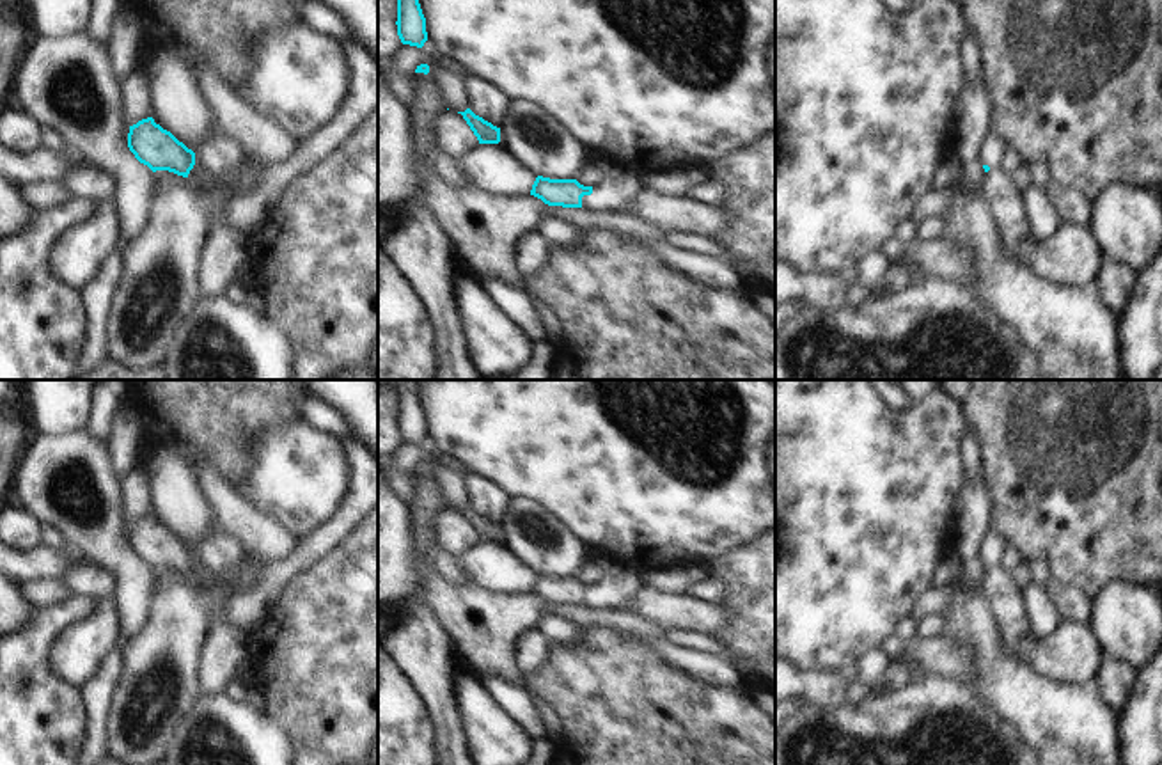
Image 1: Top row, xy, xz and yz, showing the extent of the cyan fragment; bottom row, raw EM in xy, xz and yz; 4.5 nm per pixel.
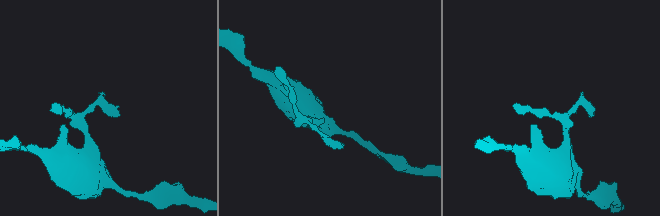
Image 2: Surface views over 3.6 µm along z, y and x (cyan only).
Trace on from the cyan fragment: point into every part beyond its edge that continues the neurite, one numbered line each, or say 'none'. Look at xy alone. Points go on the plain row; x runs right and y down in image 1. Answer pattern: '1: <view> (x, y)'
1: xy (219, 552)

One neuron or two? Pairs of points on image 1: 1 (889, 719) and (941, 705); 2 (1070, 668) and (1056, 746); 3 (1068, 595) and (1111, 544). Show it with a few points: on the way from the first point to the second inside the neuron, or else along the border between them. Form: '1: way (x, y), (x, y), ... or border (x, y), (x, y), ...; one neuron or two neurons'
1: way (902, 719), (916, 719), (928, 712); one neuron
2: border (1029, 664), (1042, 677), (1067, 684), (1093, 686); two neurons
3: border (1052, 577), (1079, 586), (1093, 597); two neurons

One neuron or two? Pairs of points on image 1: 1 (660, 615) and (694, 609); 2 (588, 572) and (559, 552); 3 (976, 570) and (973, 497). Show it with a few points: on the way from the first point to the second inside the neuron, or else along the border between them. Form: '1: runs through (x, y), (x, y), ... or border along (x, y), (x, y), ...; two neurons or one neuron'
1: runs through (669, 611), (685, 611); one neuron
2: border along (586, 563), (573, 575); two neurons
3: runs through (971, 552), (973, 515); one neuron

